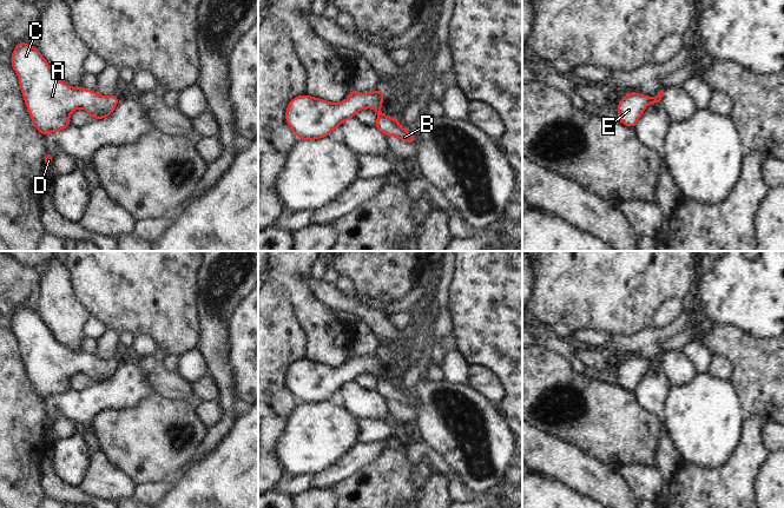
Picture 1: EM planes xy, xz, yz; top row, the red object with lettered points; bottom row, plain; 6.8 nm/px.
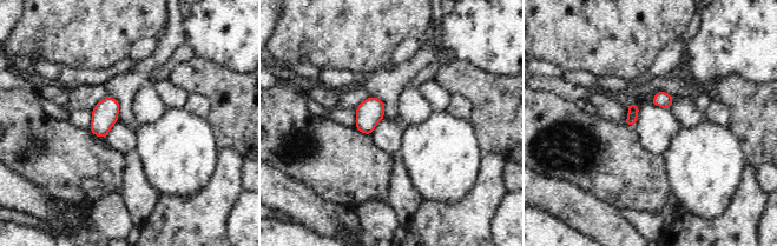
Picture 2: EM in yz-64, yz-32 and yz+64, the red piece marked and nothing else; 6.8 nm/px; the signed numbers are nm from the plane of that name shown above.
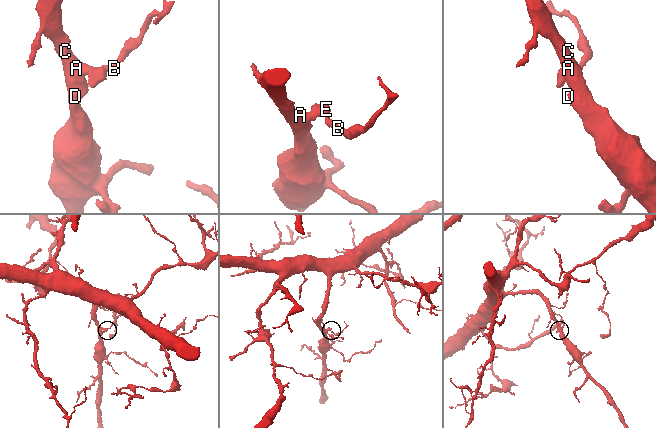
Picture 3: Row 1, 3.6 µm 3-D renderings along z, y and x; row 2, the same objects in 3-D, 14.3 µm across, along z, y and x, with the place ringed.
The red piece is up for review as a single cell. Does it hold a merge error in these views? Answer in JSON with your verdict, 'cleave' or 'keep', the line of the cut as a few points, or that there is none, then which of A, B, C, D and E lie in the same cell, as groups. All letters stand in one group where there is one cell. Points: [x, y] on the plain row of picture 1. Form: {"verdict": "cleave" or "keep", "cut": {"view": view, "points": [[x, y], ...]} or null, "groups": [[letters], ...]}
{"verdict": "keep", "cut": null, "groups": [["A", "B", "C", "D", "E"]]}

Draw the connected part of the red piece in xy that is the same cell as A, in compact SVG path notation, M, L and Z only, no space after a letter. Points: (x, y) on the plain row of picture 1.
M19 306L12 316L11 330L19 341L19 349L27 375L37 394L45 401L70 391L70 378L84 372L95 384L112 378L120 363L100 359L84 351L71 351L61 345L38 312Z

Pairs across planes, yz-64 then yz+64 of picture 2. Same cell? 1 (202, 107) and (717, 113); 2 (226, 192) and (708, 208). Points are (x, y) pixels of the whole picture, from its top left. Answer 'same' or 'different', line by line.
1: same
2: different

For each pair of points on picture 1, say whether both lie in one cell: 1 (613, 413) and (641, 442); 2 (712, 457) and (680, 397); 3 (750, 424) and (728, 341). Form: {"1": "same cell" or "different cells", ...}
{"1": "same cell", "2": "same cell", "3": "different cells"}

